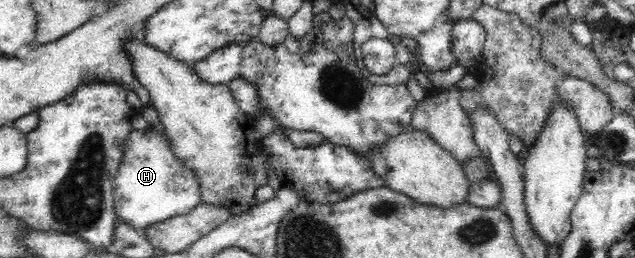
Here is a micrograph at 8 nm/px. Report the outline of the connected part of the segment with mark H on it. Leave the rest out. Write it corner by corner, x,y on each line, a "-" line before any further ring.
146,128
144,131
132,129
123,144
123,153
123,161
120,162
118,174
112,182
114,187
114,209
117,218
123,221
125,225
132,227
133,230
144,232
153,225
168,221
170,218
188,214
198,204
201,204
197,178
173,156
165,135
162,135
159,131
150,128

